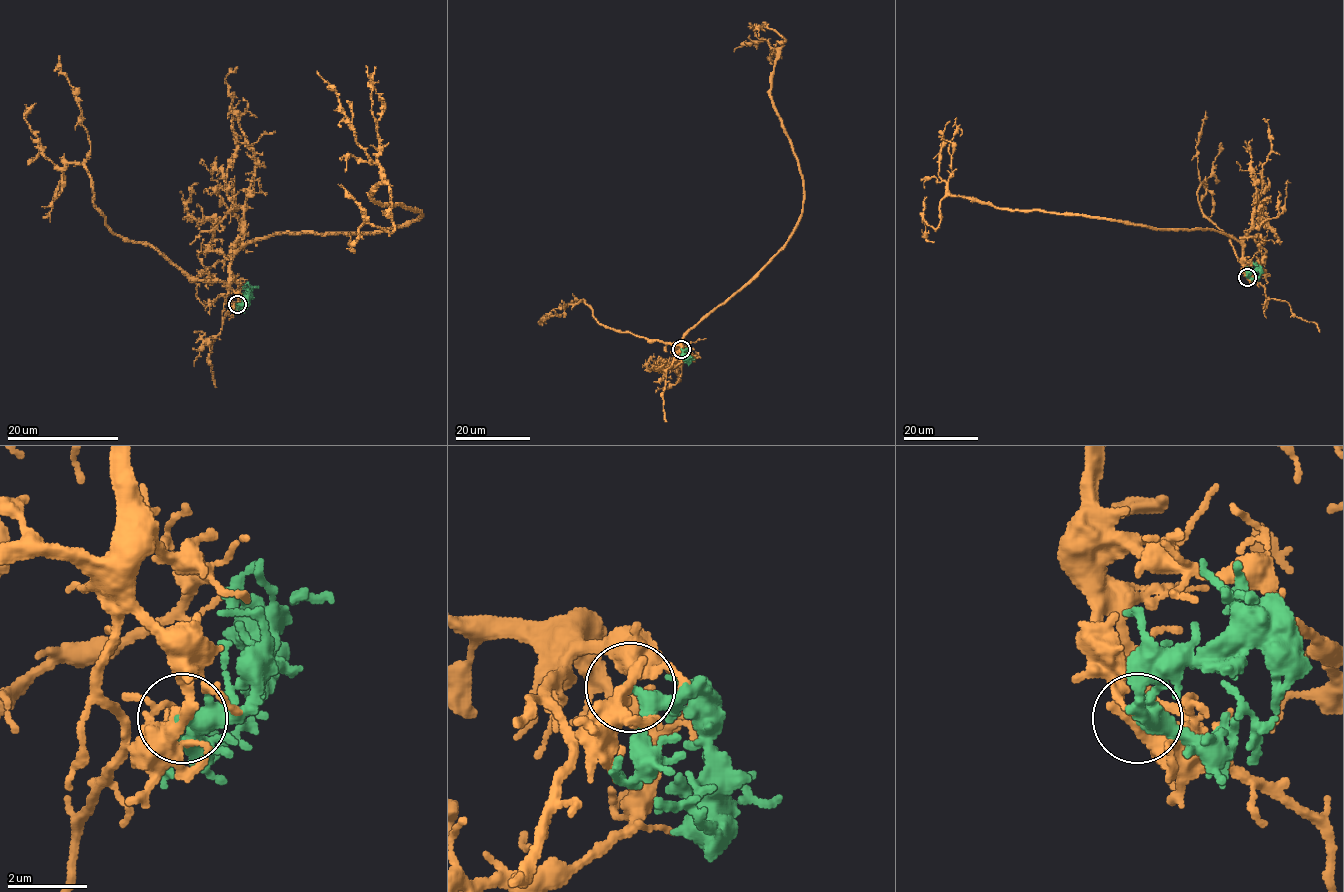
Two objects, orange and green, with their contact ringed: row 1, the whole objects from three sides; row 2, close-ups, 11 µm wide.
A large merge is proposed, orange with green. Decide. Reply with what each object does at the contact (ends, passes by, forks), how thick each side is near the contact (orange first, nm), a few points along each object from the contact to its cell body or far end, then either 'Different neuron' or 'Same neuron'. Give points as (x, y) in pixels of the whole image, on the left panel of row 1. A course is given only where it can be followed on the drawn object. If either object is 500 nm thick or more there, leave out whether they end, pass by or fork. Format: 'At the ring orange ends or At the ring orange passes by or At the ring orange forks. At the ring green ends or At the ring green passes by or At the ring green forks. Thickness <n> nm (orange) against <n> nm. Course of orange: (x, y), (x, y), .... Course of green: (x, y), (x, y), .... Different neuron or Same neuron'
At the ring orange passes by. At the ring green passes by. Thickness 360 nm (orange) against 320 nm. Course of orange: (237, 304), (230, 258), (251, 241), (383, 232), (422, 213), (374, 199), (381, 183), (385, 232), (338, 184). Course of green: (237, 304), (253, 288), (258, 286). Different neuron

